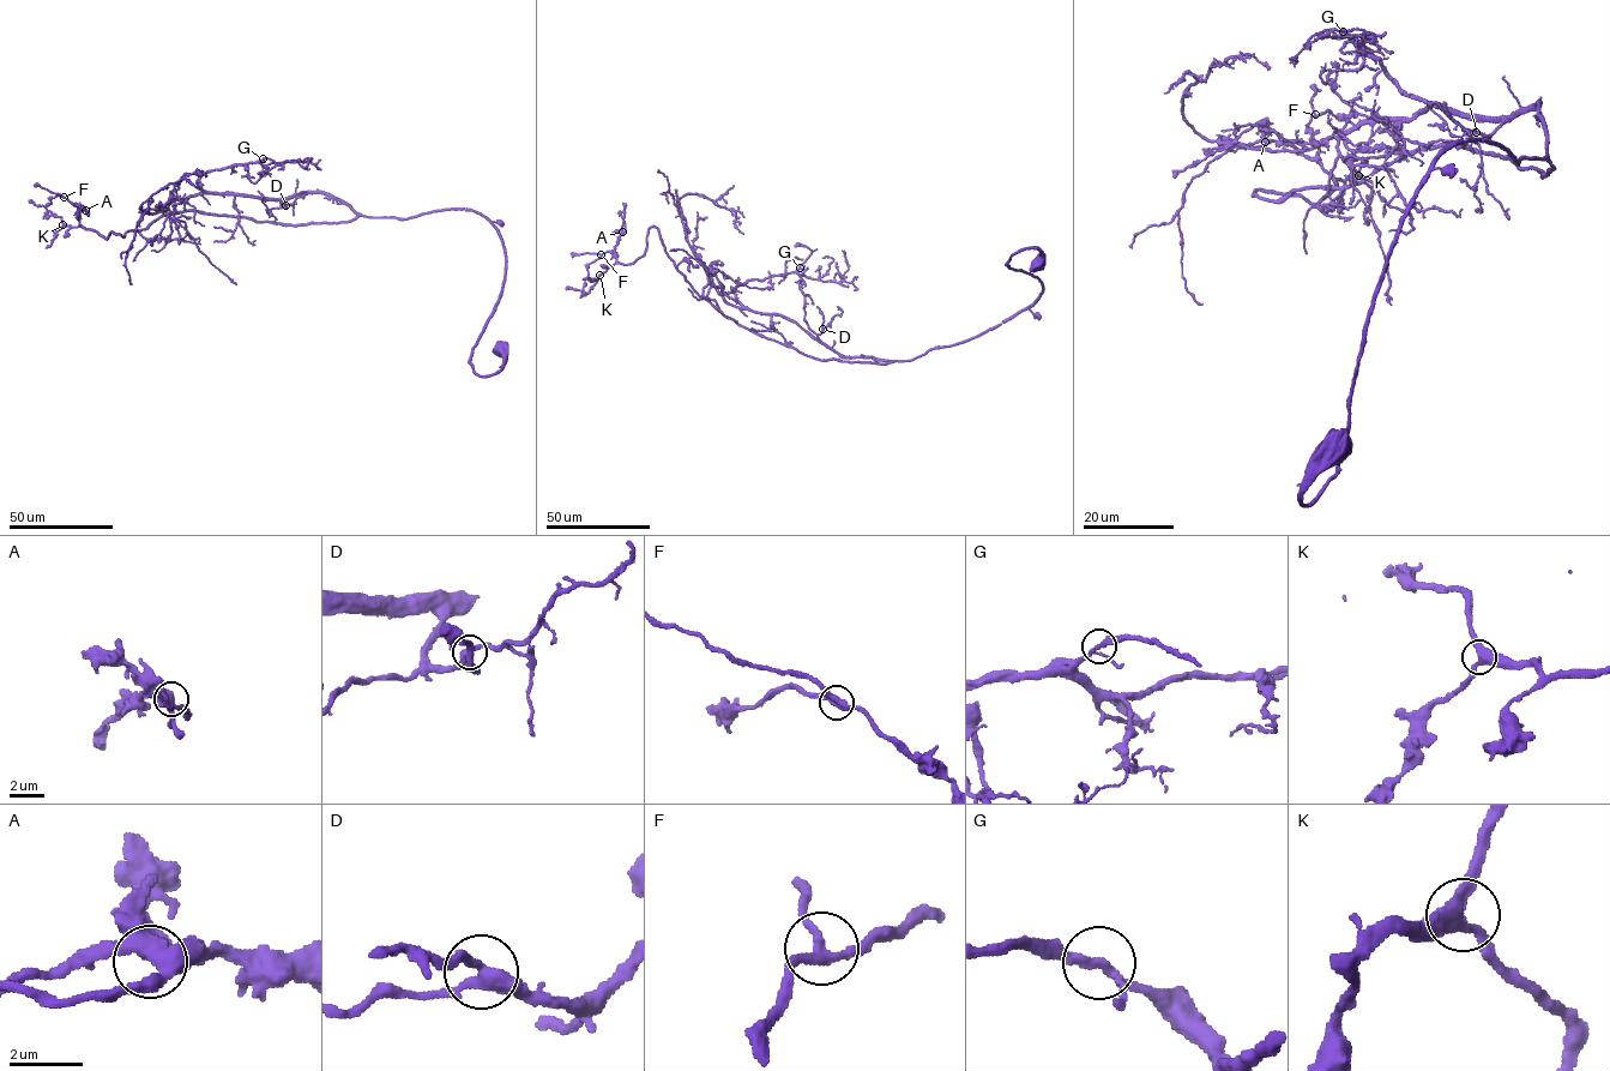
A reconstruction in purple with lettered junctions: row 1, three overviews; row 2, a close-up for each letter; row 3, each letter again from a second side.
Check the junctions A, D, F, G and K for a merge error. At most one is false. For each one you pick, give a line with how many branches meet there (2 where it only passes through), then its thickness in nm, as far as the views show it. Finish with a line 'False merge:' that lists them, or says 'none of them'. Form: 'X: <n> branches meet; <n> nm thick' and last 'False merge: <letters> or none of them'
False merge: none of them

